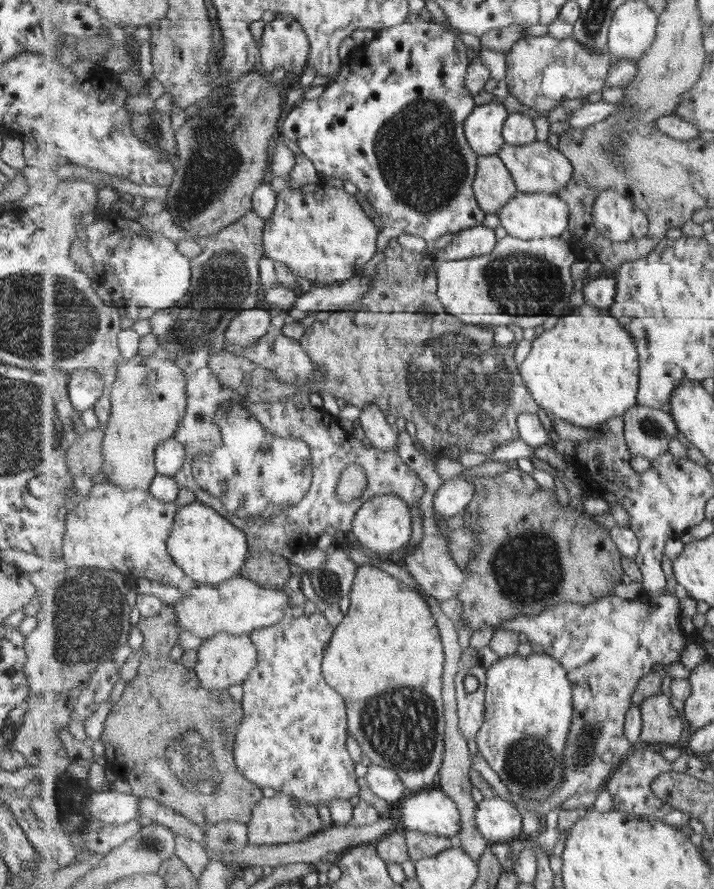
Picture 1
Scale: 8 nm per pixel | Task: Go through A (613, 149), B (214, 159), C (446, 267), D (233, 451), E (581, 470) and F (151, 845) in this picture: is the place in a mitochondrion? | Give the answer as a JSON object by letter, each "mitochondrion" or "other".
{"A":"mitochondrion","B":"mitochondrion","C":"other","D":"mitochondrion","E":"other","F":"mitochondrion"}

